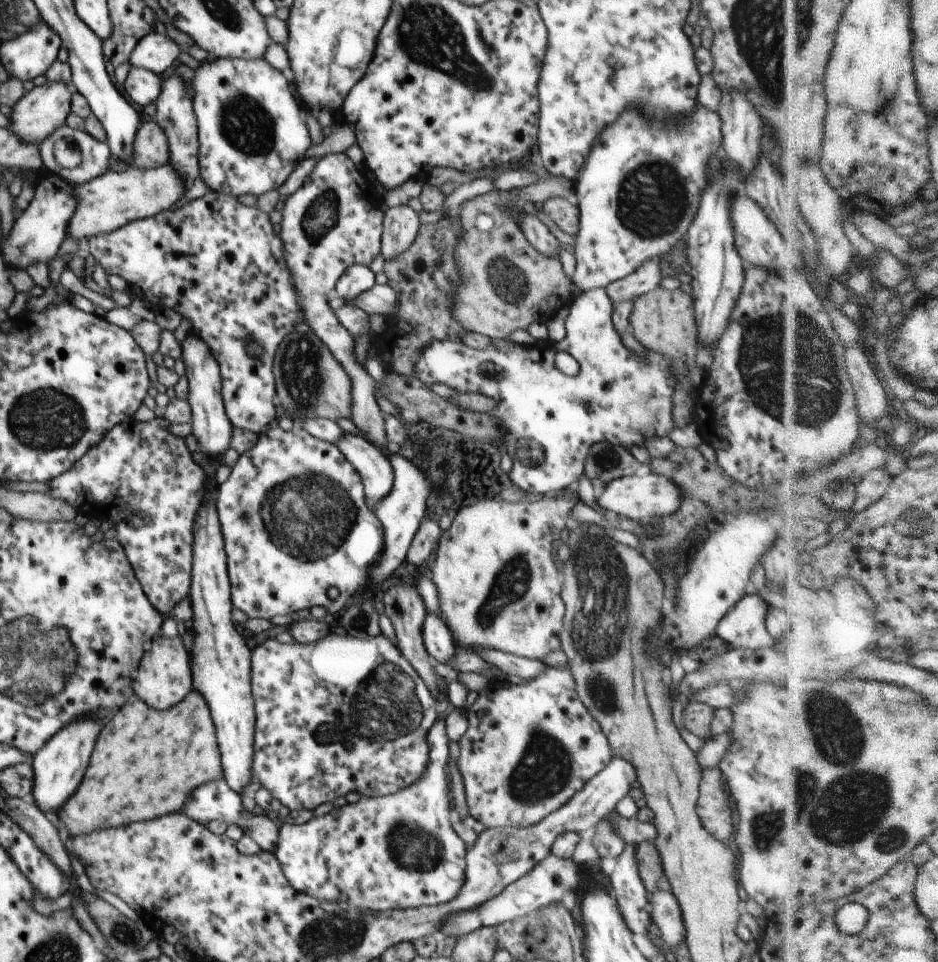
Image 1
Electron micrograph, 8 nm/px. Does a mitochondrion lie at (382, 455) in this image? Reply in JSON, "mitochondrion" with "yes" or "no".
{"mitochondrion":"no"}

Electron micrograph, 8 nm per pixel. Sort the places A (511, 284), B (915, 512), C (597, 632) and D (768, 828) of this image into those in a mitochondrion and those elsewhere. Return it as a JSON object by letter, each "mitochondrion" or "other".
{"A":"mitochondrion","B":"mitochondrion","C":"mitochondrion","D":"mitochondrion"}

